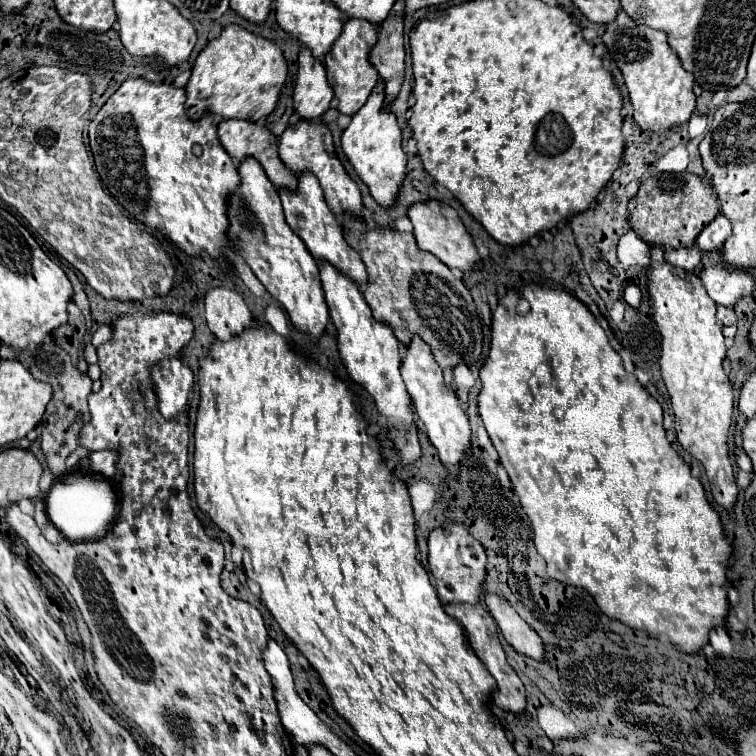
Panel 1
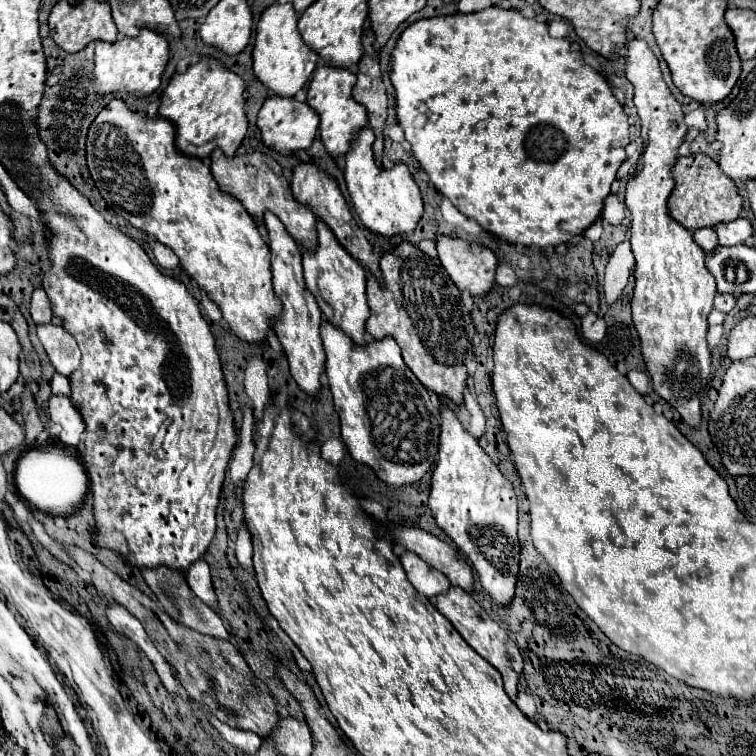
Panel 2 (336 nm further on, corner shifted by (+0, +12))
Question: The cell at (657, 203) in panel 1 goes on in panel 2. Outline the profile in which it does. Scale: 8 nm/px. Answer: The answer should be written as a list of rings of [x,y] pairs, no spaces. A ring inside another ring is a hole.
[[[691,154],[687,158],[679,158],[673,168],[673,176],[675,176],[675,190],[669,198],[669,210],[671,216],[687,230],[693,232],[705,226],[731,222],[737,220],[737,216],[741,214],[745,204],[741,190],[733,184],[733,180],[729,180],[721,172],[719,164],[707,154]]]

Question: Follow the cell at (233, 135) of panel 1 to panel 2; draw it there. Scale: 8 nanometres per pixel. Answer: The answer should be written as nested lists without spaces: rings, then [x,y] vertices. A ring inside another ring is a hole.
[[[215,150],[211,154],[211,172],[213,172],[213,178],[217,180],[219,188],[223,192],[227,192],[229,196],[237,198],[245,206],[245,210],[249,212],[251,218],[255,218],[257,222],[263,222],[263,214],[273,212],[283,222],[289,236],[293,236],[295,242],[303,250],[313,250],[317,246],[317,228],[315,228],[317,218],[309,208],[305,208],[303,204],[299,204],[293,198],[289,182],[283,176],[281,166],[273,158],[269,158],[261,152],[227,158],[221,150]]]

